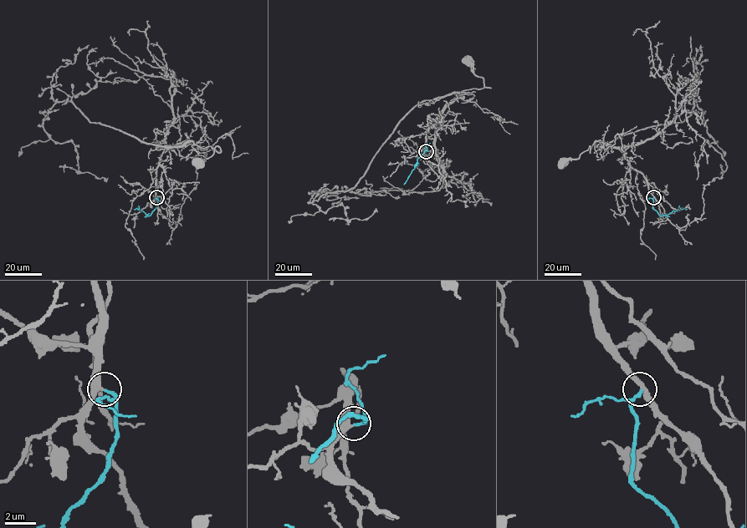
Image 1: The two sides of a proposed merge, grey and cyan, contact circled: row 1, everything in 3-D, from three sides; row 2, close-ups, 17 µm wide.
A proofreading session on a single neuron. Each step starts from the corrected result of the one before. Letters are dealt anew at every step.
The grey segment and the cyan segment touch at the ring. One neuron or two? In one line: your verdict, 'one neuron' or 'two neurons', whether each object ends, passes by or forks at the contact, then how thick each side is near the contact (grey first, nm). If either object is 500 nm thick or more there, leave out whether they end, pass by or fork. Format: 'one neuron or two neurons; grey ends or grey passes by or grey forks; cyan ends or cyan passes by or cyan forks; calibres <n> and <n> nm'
one neuron; grey passes by; cyan ends; calibres 300 and 200 nm

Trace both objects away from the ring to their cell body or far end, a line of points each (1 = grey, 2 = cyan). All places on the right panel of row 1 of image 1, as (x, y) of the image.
1: (653, 197), (647, 179), (610, 144), (595, 142), (590, 152), (590, 146), (577, 159), (564, 161)
2: (653, 197), (652, 207), (659, 215), (687, 209)

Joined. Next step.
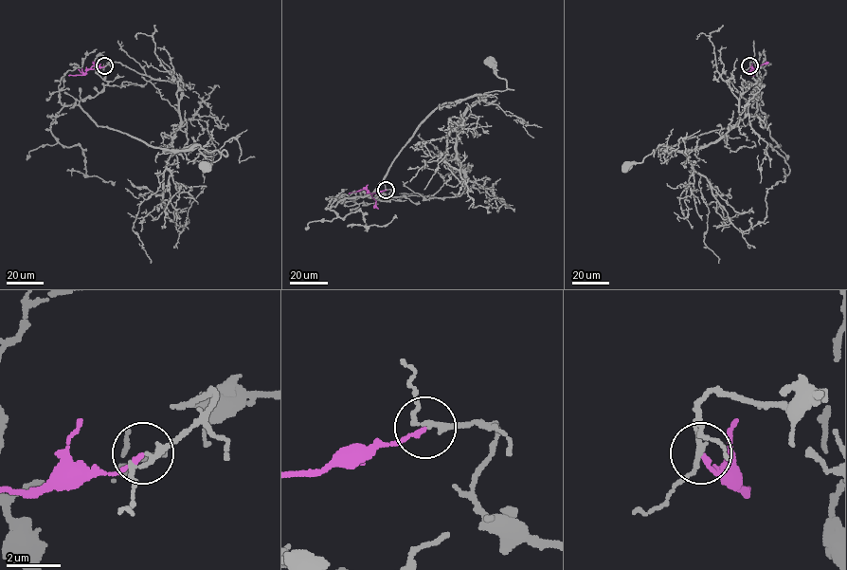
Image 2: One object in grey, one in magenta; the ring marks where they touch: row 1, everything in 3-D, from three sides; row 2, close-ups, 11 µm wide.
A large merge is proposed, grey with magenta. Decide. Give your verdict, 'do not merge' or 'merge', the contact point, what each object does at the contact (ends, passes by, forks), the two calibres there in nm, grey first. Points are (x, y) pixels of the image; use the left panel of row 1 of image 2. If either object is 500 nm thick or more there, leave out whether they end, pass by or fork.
merge; place (104, 65); grey passes by; magenta ends; calibres 160 and 150 nm

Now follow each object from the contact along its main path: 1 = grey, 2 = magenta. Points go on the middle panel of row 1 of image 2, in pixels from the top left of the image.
1: (386, 190), (395, 197), (461, 193), (466, 180), (456, 139), (462, 116), (487, 92), (513, 90), (491, 63)
2: (386, 190), (370, 193), (363, 189), (349, 193)

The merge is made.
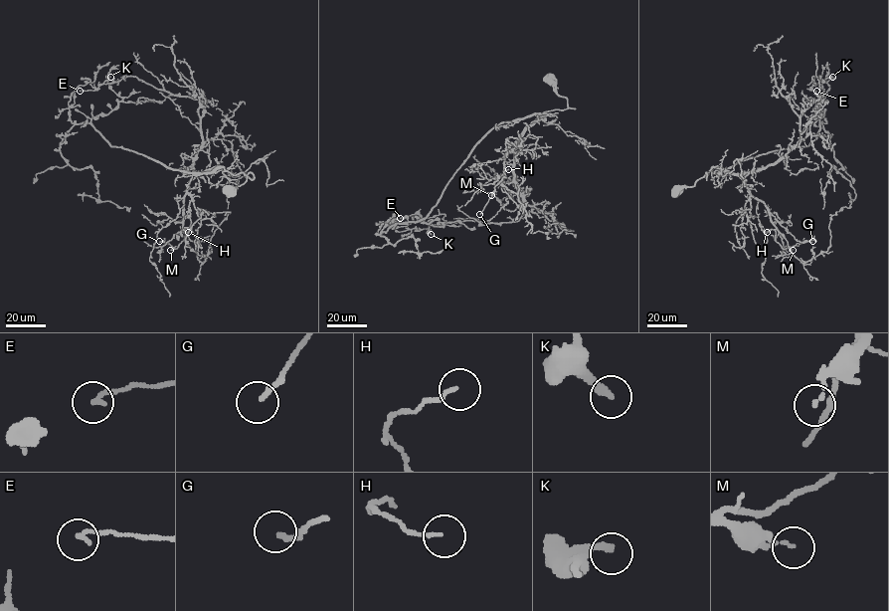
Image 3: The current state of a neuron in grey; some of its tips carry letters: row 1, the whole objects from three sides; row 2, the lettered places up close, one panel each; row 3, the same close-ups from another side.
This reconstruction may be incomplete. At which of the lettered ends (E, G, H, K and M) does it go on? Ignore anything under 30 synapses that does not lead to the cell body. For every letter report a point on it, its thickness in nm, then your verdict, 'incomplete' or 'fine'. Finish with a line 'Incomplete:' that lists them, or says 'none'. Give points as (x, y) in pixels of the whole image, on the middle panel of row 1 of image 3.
E: at (400, 218); 170 nm thick; fine
G: at (479, 214); 170 nm thick; fine
H: at (508, 169); 100 nm thick; fine
K: at (431, 234); 280 nm thick; fine
M: at (491, 195); 140 nm thick; fine
Incomplete: none

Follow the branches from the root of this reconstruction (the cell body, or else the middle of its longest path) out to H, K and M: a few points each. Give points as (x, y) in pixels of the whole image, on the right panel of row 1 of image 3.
H: (678, 189), (692, 187), (706, 172), (706, 179), (712, 167), (736, 173), (765, 205), (776, 228), (767, 232)
K: (678, 189), (706, 172), (706, 179), (712, 167), (719, 172), (807, 145), (819, 128), (821, 81), (832, 77)
M: (678, 189), (706, 172), (706, 179), (712, 167), (736, 173), (765, 205), (775, 240), (793, 250)

